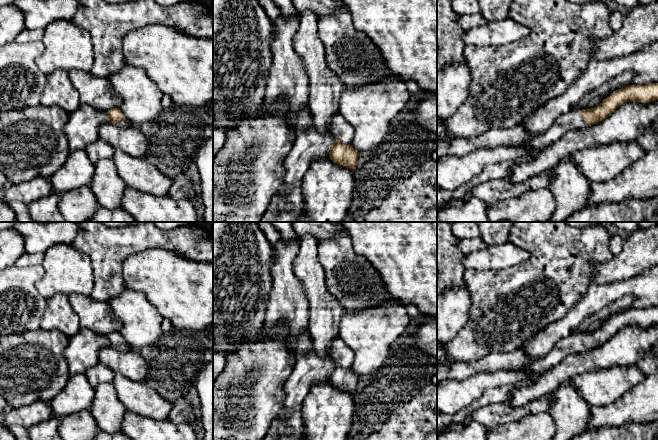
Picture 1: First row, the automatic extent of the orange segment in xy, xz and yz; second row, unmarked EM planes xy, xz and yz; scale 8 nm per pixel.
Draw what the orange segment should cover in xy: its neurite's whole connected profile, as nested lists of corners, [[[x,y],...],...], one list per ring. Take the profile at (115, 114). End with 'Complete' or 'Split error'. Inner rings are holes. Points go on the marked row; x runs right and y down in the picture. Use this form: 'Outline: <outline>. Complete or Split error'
Outline: [[[112,108],[107,112],[109,123],[114,124],[121,128],[130,127],[130,122],[126,119],[125,115],[119,108]]]. Split error

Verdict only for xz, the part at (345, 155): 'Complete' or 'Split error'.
Split error

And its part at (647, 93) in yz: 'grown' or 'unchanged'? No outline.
grown

